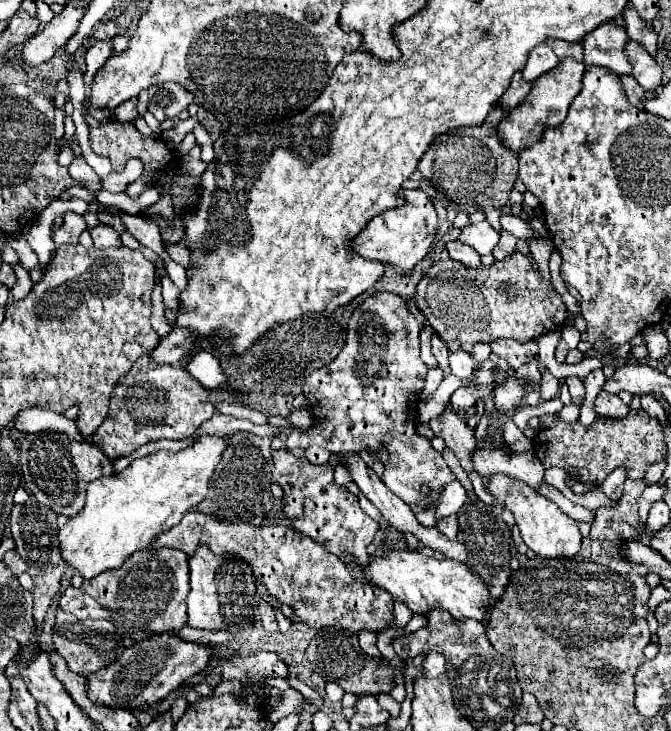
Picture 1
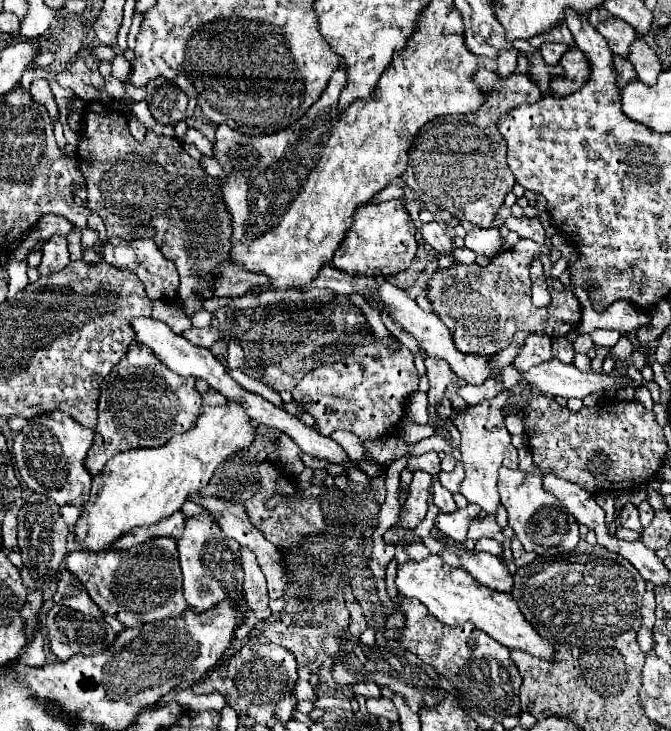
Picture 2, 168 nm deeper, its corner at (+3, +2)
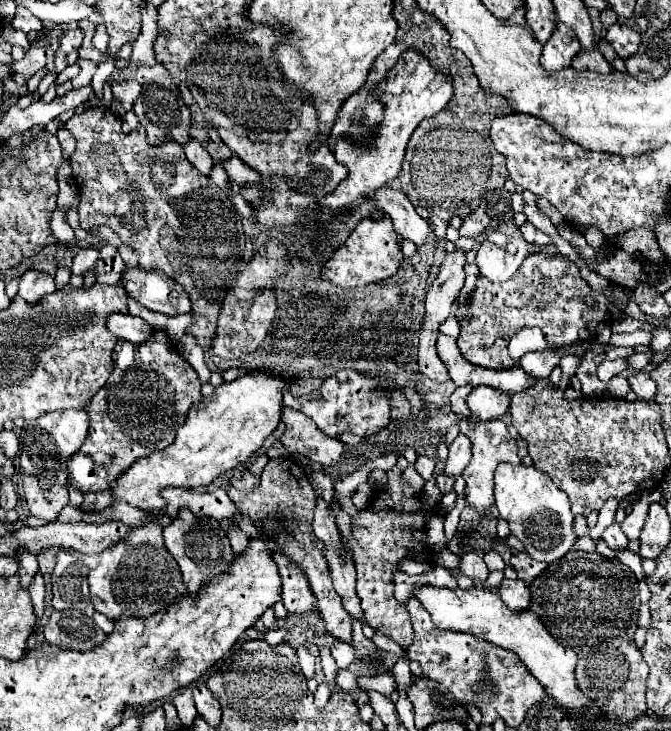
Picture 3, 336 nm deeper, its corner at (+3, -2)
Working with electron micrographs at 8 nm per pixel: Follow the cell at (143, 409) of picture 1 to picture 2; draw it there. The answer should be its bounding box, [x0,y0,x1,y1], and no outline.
[86,345,202,475]

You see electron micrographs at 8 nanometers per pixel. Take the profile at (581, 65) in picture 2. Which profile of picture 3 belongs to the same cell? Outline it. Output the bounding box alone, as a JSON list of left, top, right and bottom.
[574,51,612,75]

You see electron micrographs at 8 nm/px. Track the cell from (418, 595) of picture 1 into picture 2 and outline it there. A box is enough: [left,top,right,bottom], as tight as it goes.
[394,555,554,661]

